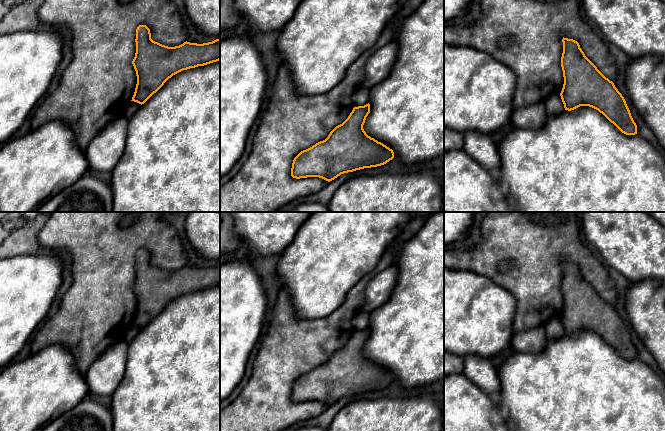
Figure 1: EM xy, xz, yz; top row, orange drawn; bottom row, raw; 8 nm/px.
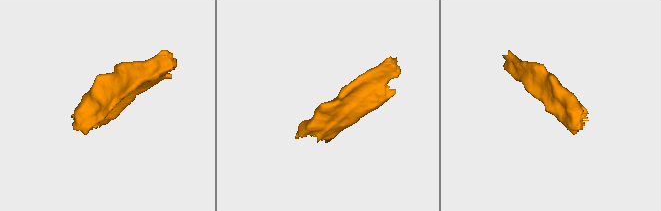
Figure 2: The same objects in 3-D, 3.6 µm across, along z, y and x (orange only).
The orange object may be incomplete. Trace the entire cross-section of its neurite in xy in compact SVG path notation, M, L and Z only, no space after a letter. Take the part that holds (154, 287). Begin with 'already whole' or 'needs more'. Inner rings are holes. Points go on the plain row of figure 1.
already whole | M139 249L136 253L136 277L132 285L137 300L137 308L131 325L144 328L173 299L190 292L204 290L220 284L220 263L197 268L184 266L175 271L168 271L151 263L150 253Z

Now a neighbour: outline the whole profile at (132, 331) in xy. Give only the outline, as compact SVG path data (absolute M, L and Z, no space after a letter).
M131 325L126 332L125 335L125 342L128 345L133 339L134 337L139 333L139 331L141 330L141 328Z

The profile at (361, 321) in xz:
M359 312L353 319L352 319L352 326L354 327L355 331L364 330L369 327L369 313L368 312Z

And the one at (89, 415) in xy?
M87 396L40 431L113 431L113 417L109 406Z

